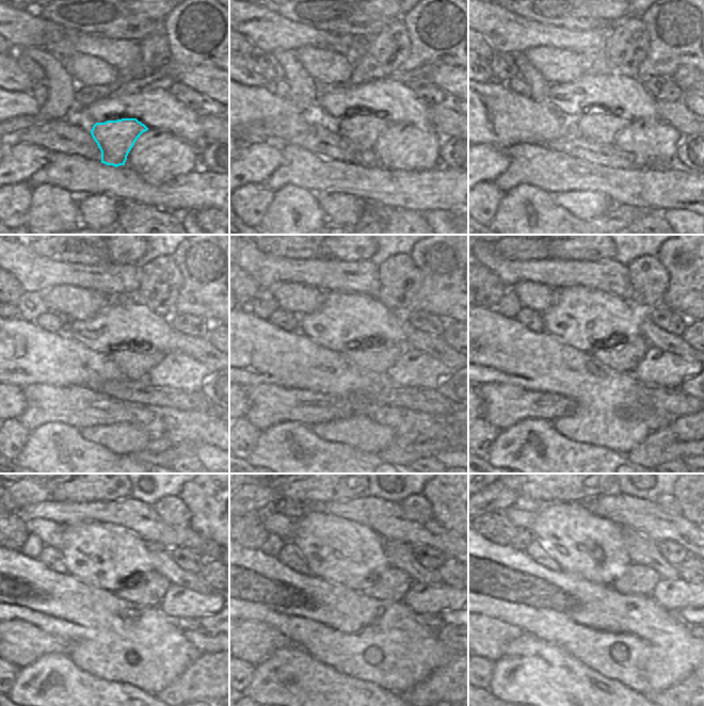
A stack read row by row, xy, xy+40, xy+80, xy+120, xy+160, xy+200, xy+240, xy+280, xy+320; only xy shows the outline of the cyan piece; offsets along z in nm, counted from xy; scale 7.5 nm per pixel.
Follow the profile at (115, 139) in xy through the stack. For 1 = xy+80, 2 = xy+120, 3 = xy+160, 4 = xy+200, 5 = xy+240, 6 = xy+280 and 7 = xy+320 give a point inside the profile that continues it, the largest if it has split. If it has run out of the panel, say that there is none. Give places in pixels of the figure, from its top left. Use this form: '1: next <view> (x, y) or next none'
1: next xy+80 (603, 128)
2: next xy+120 (134, 366)
3: next xy+160 (378, 362)
4: next xy+200 (624, 357)
5: next xy+240 (152, 588)
6: next xy+280 (393, 584)
7: next xy+320 (637, 580)

